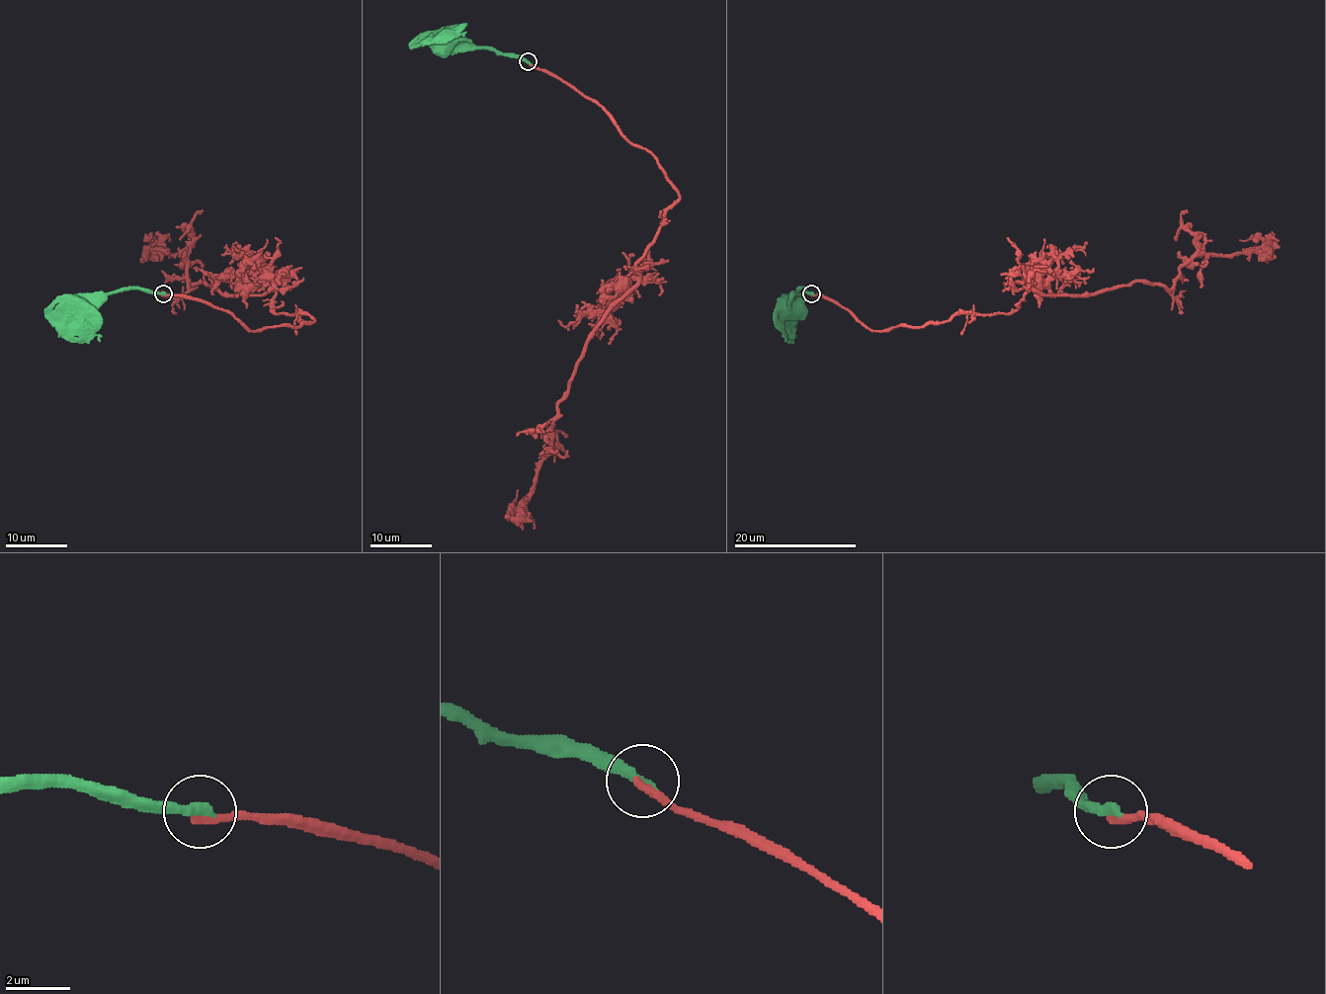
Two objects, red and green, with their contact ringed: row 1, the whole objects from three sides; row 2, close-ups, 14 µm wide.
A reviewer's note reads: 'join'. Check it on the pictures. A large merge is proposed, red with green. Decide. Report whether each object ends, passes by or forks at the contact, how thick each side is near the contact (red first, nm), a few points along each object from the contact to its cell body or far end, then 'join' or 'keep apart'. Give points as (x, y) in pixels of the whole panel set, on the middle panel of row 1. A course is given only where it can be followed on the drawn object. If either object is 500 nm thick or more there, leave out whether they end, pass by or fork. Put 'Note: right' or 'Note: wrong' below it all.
red ends there; green ends there; 280 nm thick on the red side, 400 nm on the other; red runs (528, 62), (593, 99), (679, 199), (589, 341), (515, 513), (518, 490); green runs (528, 62), (487, 48), (458, 48), (443, 41); keep apart
Note: wrong

